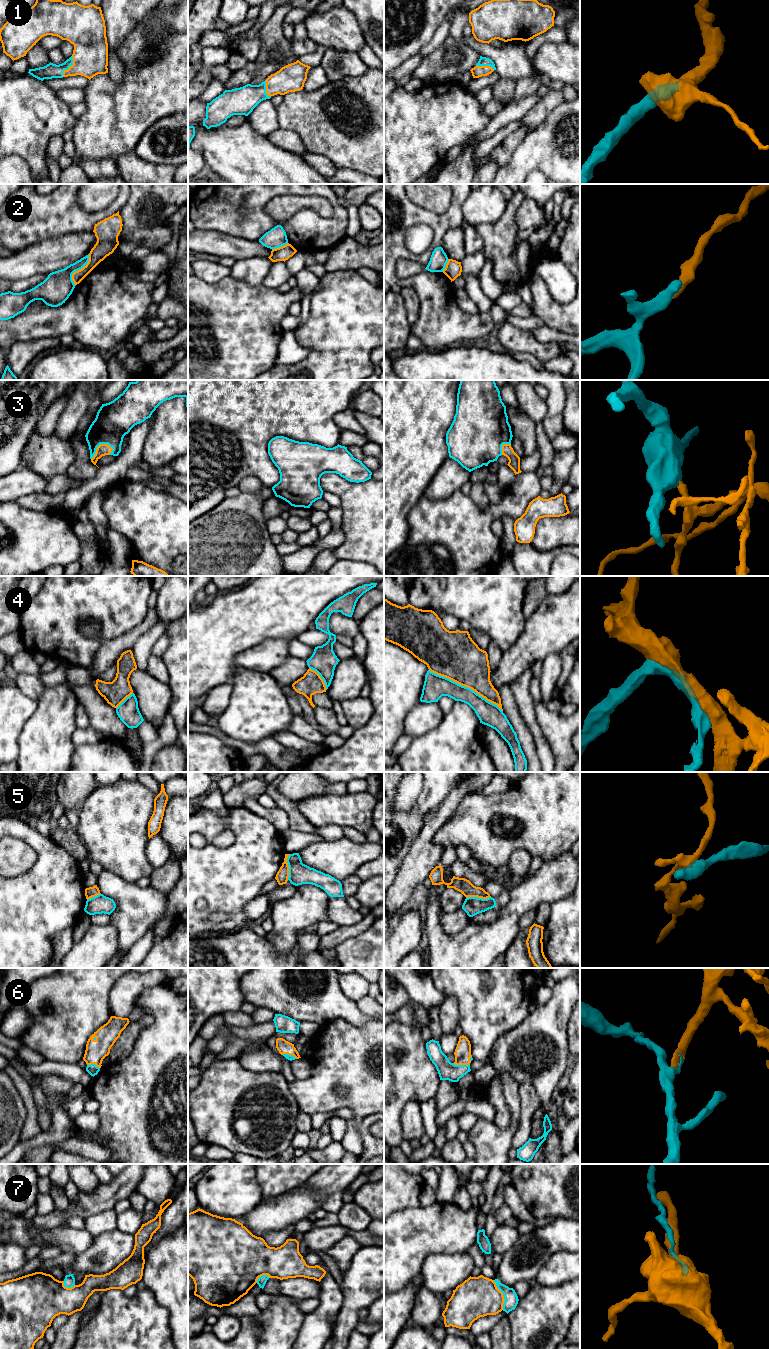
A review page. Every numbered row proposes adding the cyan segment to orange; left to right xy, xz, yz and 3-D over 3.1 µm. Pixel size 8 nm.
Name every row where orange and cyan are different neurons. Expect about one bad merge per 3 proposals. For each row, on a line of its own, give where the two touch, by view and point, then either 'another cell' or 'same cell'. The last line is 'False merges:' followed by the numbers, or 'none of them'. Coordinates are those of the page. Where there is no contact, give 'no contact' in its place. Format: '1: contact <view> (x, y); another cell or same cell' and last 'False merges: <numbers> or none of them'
1: contact xy (69, 67); same cell
2: contact xy (78, 270); another cell
3: contact xy (99, 445); same cell
4: contact yz (466, 686); same cell
5: contact xz (288, 867); another cell
6: contact yz (461, 1064); same cell
7: contact yz (502, 1295); another cell
False merges: 2, 5, 7

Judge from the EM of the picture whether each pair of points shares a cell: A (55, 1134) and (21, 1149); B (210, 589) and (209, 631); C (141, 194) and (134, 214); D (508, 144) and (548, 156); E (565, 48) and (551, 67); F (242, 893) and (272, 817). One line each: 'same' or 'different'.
A: same
B: different
C: same
D: different
E: same
F: different

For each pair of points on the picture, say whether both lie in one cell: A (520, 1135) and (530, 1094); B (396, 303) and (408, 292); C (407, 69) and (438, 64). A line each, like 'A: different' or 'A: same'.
A: same
B: different
C: different

